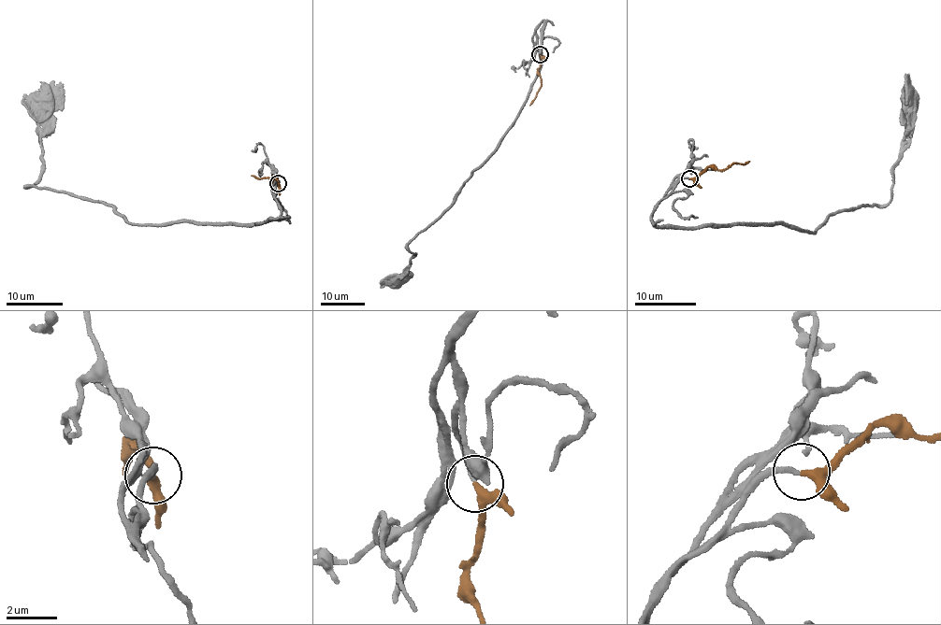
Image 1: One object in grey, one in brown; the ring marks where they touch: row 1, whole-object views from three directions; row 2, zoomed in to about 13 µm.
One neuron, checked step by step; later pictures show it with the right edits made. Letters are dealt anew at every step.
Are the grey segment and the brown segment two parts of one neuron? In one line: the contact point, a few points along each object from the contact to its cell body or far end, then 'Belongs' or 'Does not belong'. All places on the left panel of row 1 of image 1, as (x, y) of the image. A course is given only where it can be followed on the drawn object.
Place: (278, 183). Course of grey: (278, 183), (278, 217), (251, 227), (188, 220), (135, 225), (109, 205), (26, 188), (42, 173), (43, 106). Course of brown: (278, 183), (275, 177), (271, 182), (270, 179), (252, 176). Belongs

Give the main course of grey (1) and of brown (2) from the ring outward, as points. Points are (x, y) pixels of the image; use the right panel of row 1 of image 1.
1: (689, 178), (658, 205), (656, 224), (779, 222), (813, 234), (831, 215), (889, 202), (912, 104)
2: (689, 178), (710, 166), (723, 170), (749, 162)

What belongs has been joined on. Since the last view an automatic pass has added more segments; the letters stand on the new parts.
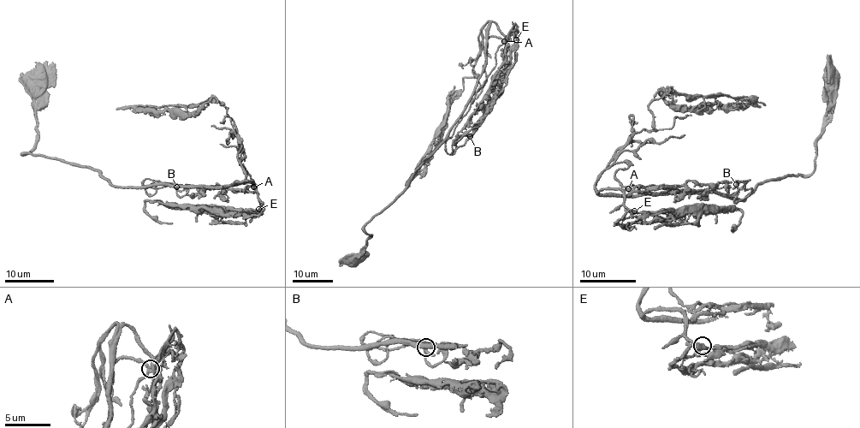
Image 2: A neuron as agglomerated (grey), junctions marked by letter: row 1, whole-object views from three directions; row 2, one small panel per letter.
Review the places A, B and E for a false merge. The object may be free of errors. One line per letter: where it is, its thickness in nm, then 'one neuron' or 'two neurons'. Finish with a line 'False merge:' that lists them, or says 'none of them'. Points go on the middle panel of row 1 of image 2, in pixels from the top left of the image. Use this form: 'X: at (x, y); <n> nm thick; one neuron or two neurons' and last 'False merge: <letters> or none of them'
A: at (504, 41); 240 nm thick; one neuron
B: at (470, 136); 280 nm thick; one neuron
E: at (516, 39); 260 nm thick; one neuron
False merge: none of them

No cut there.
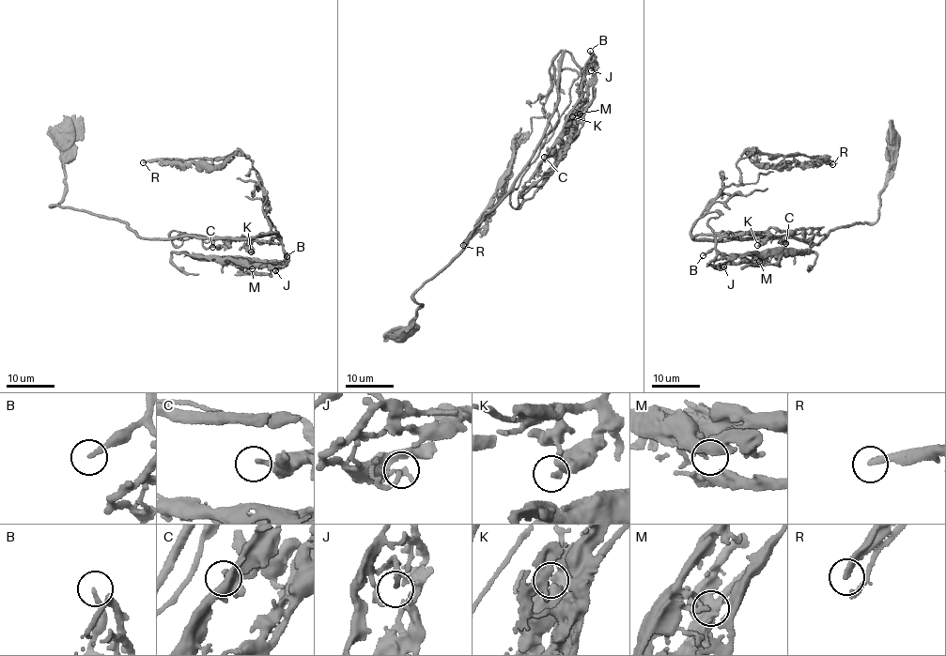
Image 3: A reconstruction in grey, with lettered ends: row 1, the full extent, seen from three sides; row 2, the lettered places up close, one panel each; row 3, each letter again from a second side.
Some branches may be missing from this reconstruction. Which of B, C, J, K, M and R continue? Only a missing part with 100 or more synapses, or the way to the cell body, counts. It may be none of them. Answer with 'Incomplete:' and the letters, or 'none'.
Incomplete: B

